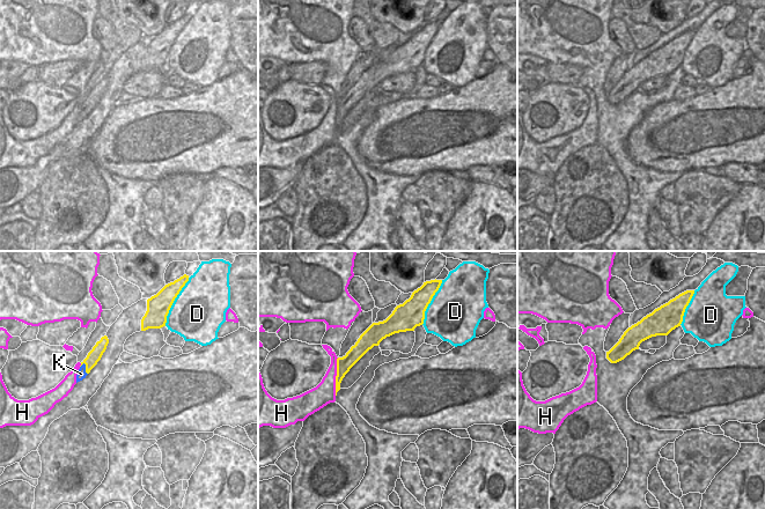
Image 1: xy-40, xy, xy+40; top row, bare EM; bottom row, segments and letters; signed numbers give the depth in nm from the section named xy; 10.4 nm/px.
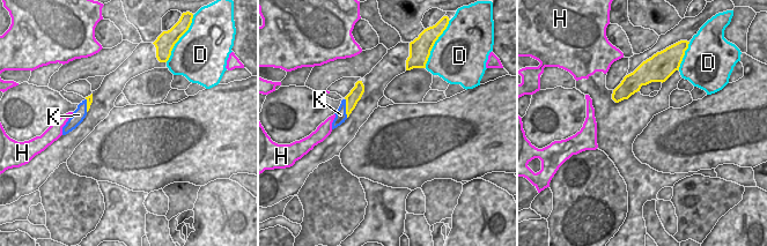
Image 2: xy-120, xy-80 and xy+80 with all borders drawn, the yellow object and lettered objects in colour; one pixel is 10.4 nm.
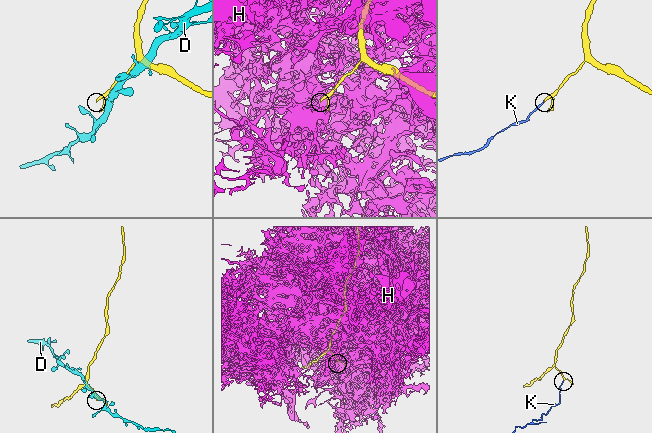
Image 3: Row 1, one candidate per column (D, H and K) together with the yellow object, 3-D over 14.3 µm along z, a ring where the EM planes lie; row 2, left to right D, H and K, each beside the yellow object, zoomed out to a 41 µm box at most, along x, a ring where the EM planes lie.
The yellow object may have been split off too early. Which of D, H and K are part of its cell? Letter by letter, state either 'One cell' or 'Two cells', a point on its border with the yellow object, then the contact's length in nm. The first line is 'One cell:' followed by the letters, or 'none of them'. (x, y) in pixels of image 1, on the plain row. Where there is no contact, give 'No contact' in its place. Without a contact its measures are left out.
One cell: K
D: Two cells. Touches yellow at xy-40 (173, 43). Shared border 550 nm
H: Two cells. Touches yellow at xy (336, 117). Shared border 400 nm
K: One cell. Touches yellow at xy-40 (86, 109). Shared border 140 nm

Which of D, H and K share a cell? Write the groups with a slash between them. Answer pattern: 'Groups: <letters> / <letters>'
Groups: D / H / K

